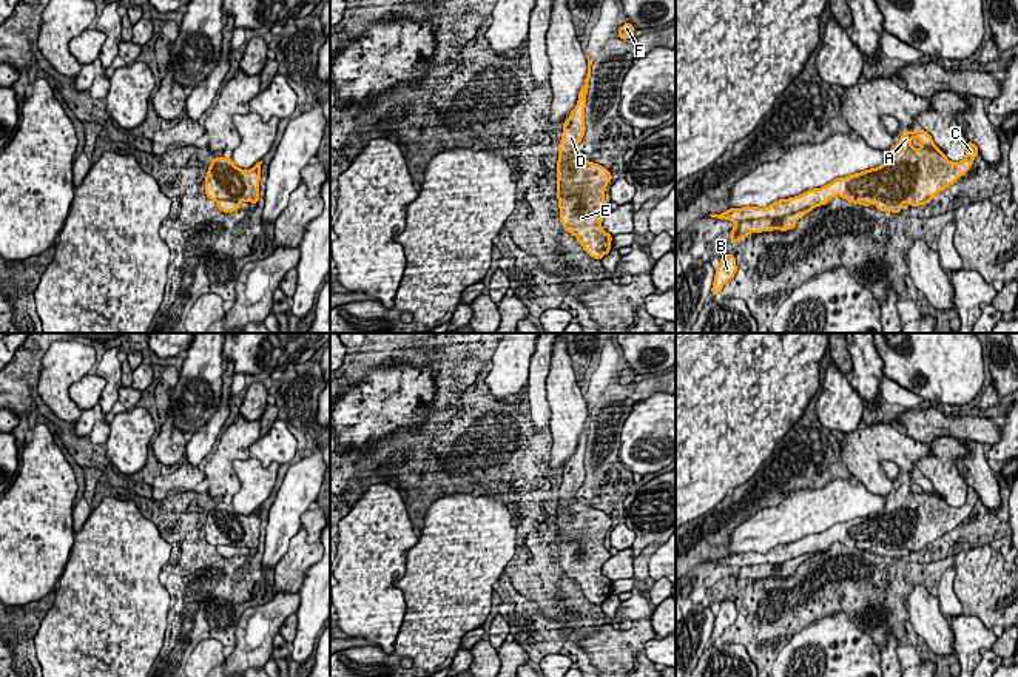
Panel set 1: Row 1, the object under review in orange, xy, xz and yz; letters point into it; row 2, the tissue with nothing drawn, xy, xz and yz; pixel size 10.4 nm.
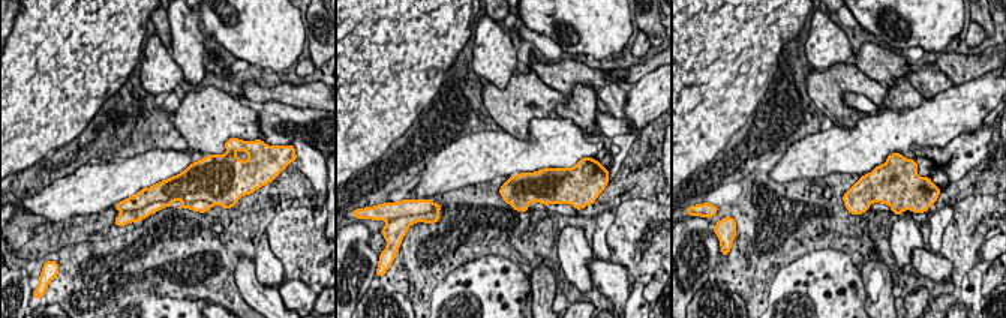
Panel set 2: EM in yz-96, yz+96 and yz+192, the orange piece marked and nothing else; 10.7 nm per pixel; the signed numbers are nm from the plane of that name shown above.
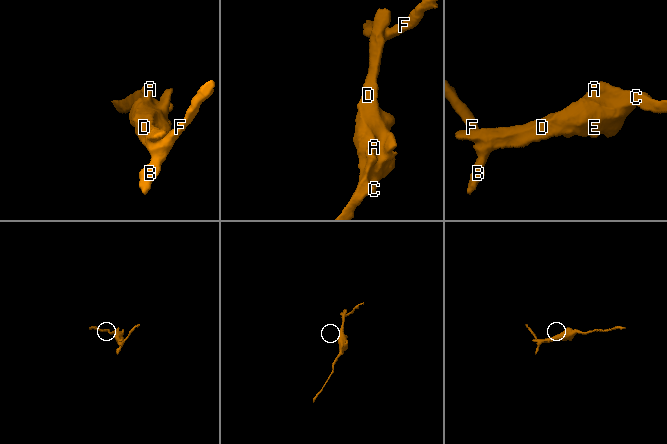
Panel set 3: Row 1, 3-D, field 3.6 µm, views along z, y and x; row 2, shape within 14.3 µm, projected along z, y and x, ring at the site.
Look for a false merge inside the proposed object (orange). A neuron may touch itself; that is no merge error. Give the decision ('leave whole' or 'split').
split

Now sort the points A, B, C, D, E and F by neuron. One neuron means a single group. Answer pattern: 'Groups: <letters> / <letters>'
Groups: A C D E / B F

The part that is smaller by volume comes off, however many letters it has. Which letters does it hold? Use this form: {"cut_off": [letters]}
{"cut_off": ["B", "F"]}

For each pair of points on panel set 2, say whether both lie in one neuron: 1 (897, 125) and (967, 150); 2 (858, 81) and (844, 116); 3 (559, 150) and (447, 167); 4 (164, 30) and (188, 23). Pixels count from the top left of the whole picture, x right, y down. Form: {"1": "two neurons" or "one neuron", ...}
{"1": "two neurons", "2": "one neuron", "3": "one neuron", "4": "two neurons"}

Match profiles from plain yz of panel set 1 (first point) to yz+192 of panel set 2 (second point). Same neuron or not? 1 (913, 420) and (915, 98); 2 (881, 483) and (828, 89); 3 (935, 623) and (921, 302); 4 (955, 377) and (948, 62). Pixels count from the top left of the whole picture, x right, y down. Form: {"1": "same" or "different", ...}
{"1": "same", "2": "same", "3": "different", "4": "different"}

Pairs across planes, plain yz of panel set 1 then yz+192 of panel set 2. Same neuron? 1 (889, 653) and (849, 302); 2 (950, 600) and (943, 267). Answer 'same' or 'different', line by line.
1: different
2: different

